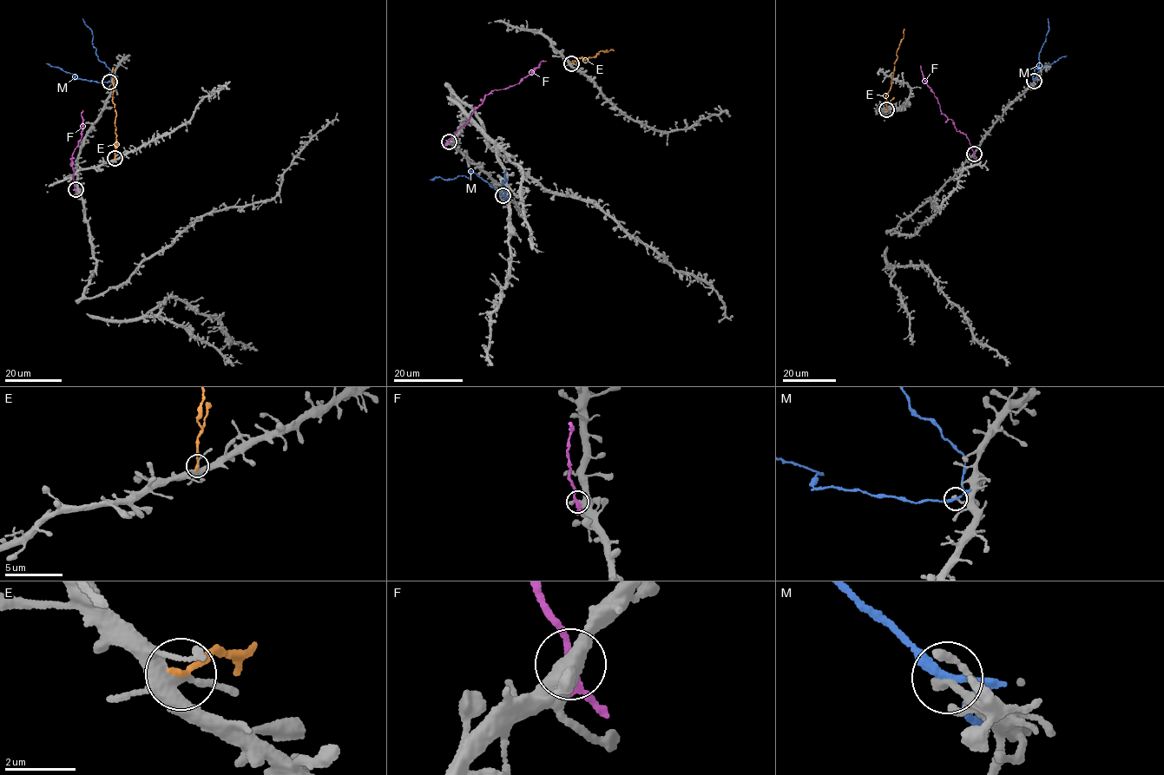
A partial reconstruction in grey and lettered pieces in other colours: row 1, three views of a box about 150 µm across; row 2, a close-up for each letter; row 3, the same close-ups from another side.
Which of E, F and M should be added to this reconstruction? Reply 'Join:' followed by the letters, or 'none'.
Join: none

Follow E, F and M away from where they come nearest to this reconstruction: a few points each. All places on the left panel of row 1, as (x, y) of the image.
E: (115, 159), (113, 67)
F: (75, 189), (70, 159), (82, 136), (82, 110)
M: (109, 82), (75, 79), (75, 75), (46, 63)

